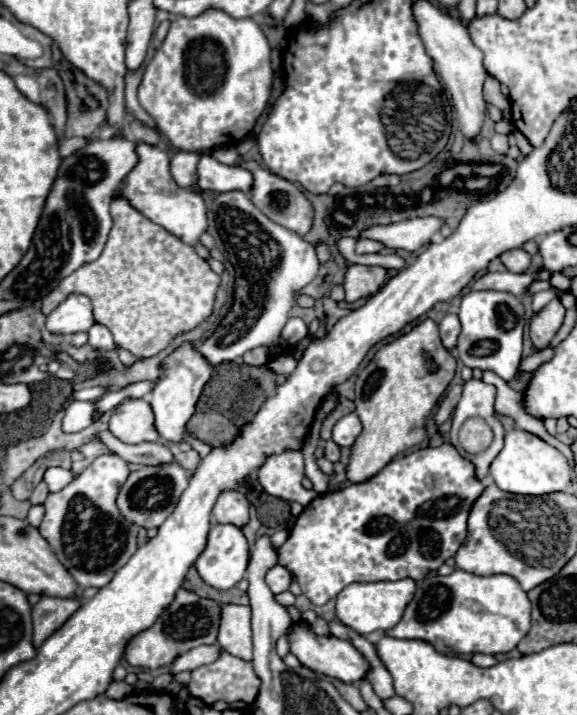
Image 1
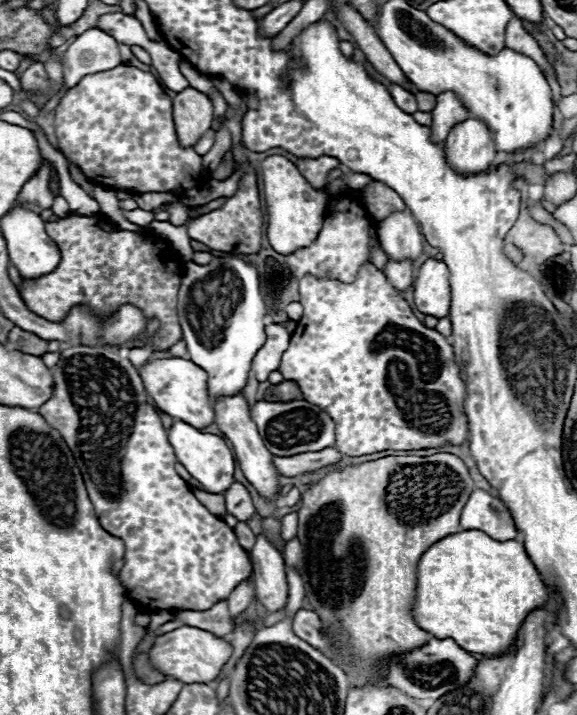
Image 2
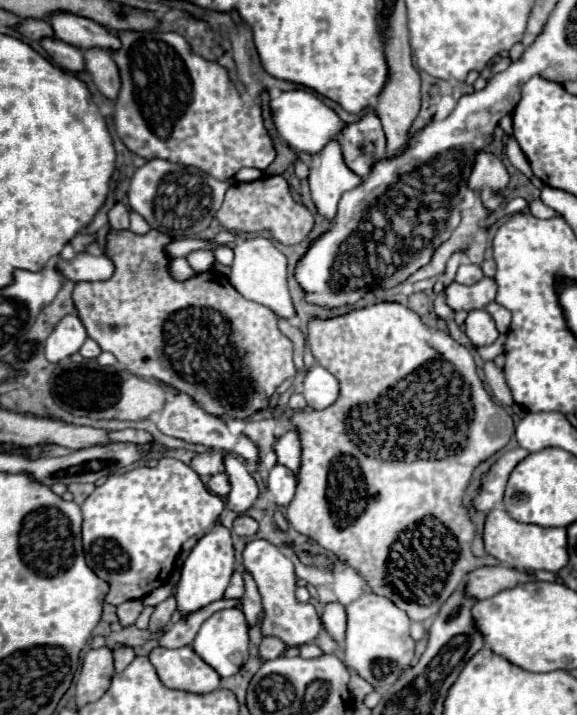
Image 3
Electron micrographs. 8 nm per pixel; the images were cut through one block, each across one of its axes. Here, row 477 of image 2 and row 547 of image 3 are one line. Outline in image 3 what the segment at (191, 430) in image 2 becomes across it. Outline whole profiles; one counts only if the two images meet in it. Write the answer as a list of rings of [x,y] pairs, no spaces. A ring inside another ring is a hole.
[[[216,522],[208,532],[204,532],[198,538],[196,546],[190,550],[190,554],[182,566],[180,582],[176,584],[178,610],[186,616],[214,600],[220,600],[224,596],[224,590],[230,582],[232,572],[234,572],[234,546],[232,546],[230,530],[224,528],[220,522]]]

